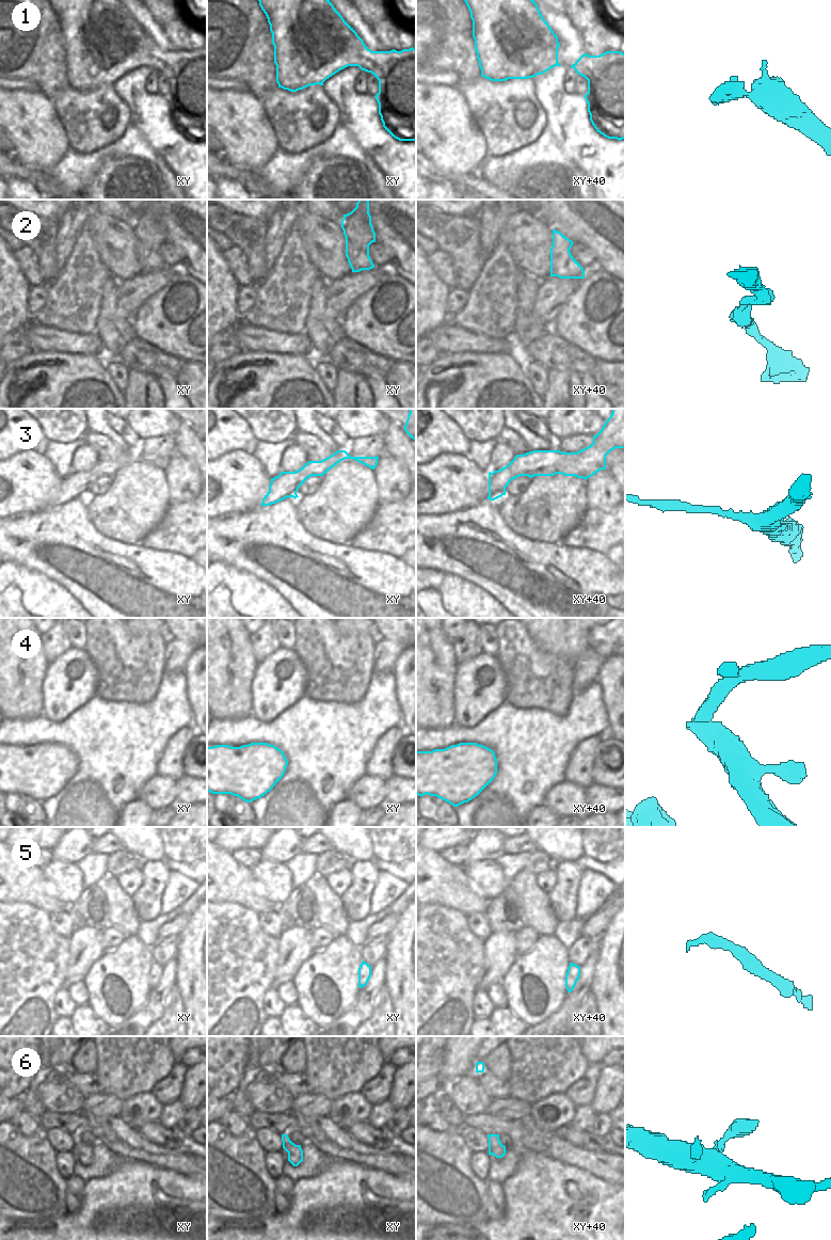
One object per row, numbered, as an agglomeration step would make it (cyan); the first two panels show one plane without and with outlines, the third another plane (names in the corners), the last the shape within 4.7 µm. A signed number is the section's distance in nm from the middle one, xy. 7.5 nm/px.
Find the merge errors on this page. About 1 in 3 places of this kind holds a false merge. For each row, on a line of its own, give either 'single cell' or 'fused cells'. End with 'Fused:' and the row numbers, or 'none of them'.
1: single cell
2: single cell
3: single cell
4: fused cells
5: single cell
6: single cell
Fused: 4

